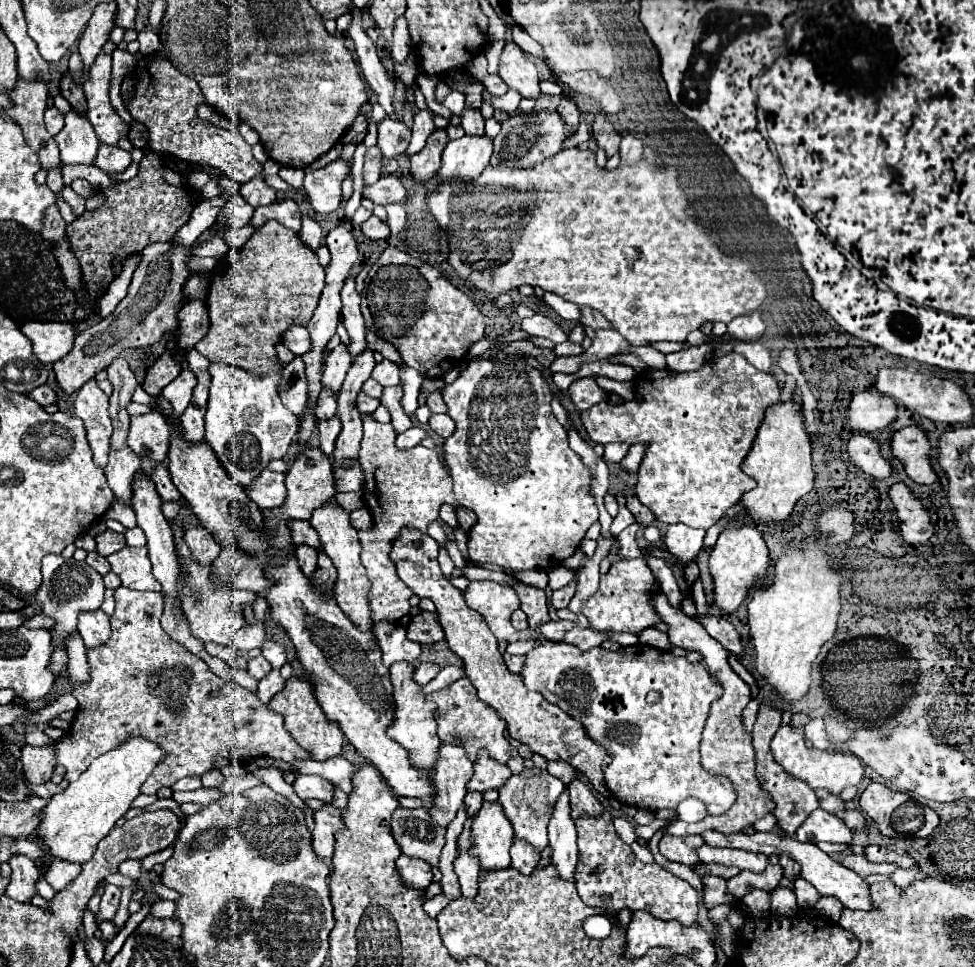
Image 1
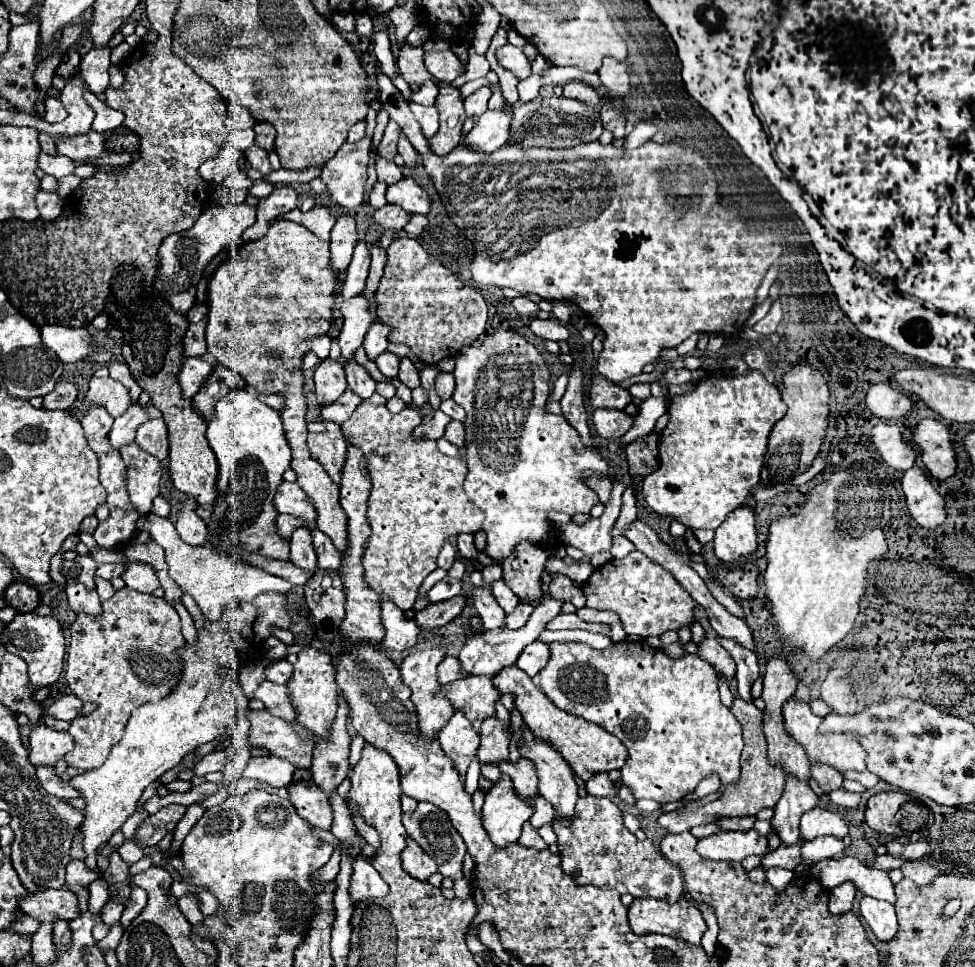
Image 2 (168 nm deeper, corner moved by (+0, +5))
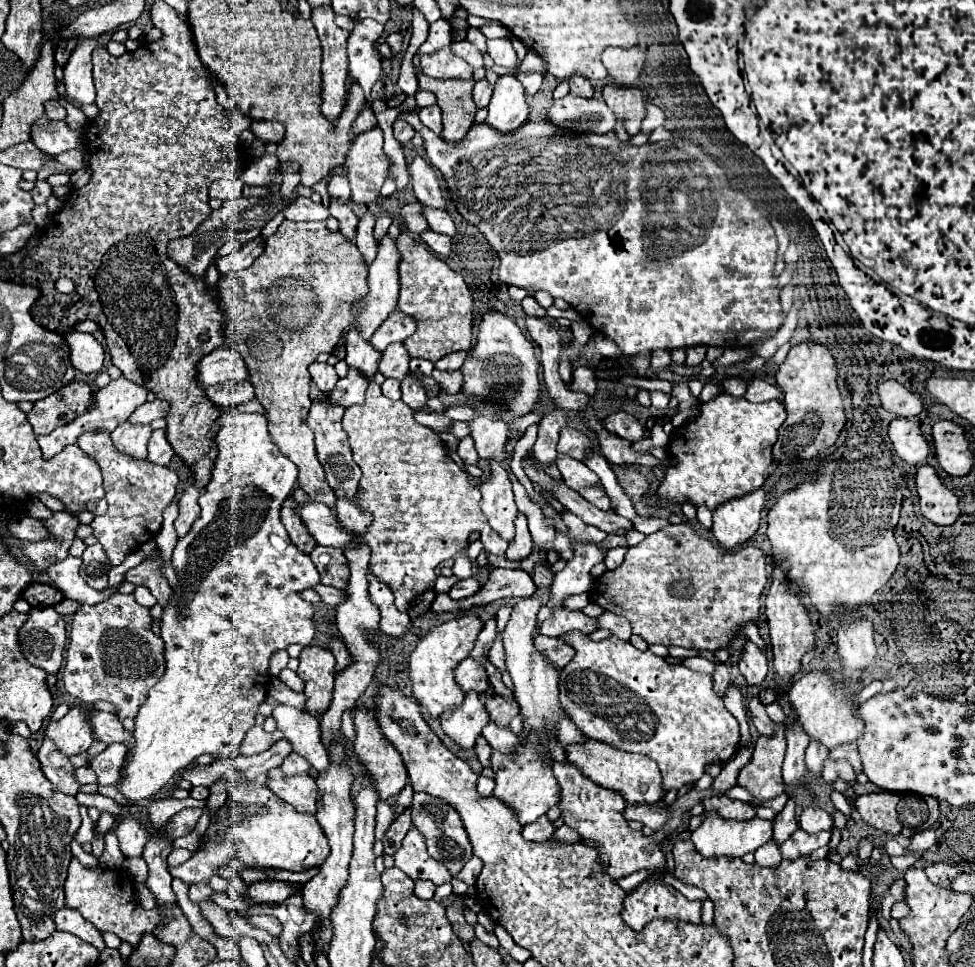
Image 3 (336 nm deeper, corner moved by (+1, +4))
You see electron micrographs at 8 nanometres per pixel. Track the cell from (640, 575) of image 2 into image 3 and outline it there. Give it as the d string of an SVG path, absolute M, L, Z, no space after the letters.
M679 523L647 535L637 547L629 547L621 567L605 571L593 581L589 599L605 611L627 617L633 625L633 633L641 635L647 643L717 651L727 649L743 625L759 619L759 599L765 583L765 553L759 547L743 545L727 551L701 537L689 523Z

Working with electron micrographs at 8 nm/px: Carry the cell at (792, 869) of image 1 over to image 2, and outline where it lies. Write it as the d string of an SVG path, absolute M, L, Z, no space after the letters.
M792 778L786 780L784 794L774 806L774 818L770 820L772 828L782 840L782 846L798 844L800 818L804 812L816 808L816 804L818 804L818 796L808 788L808 782L794 782Z

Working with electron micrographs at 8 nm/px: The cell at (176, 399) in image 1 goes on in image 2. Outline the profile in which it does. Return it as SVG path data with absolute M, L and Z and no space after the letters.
M200 356L200 358L184 358L182 368L178 372L178 384L182 388L182 396L186 400L190 400L202 386L202 382L206 380L206 376L212 372L212 364L208 362L208 358Z

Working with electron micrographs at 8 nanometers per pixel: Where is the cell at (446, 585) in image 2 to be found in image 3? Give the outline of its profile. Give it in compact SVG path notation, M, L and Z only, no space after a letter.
M465 579L465 581L459 581L451 591L449 591L449 597L451 599L465 599L469 595L475 595L479 591L479 581L477 579Z

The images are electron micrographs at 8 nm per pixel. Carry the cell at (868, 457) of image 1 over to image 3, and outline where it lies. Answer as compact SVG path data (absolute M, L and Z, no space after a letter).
M895 419L889 425L889 437L893 441L895 453L911 465L923 465L927 463L927 457L931 453L929 441L923 437L923 431L919 425L915 425L909 419Z

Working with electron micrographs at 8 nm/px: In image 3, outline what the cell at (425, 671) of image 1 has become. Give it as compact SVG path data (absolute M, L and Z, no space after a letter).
M465 659L463 663L459 663L457 671L455 671L455 679L457 683L463 687L463 691L485 691L489 687L487 681L487 673L483 669L481 663L477 663L475 659Z

